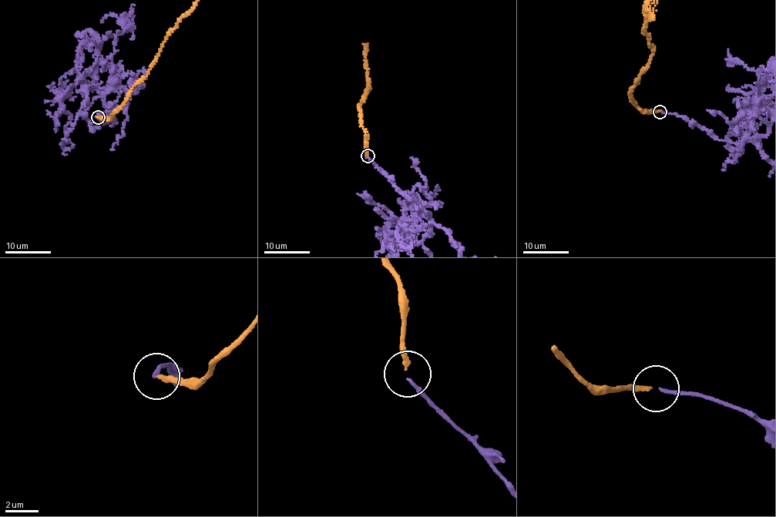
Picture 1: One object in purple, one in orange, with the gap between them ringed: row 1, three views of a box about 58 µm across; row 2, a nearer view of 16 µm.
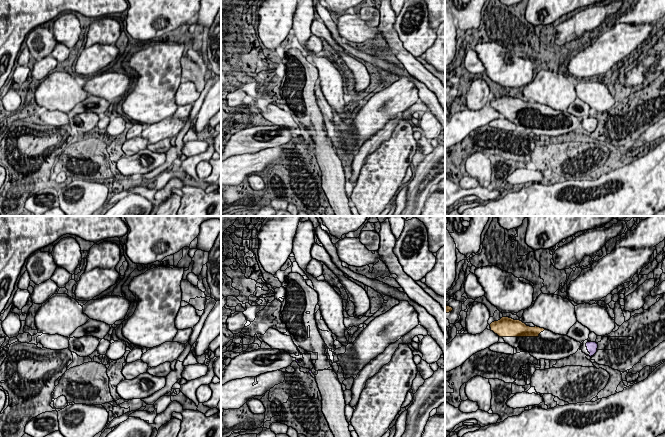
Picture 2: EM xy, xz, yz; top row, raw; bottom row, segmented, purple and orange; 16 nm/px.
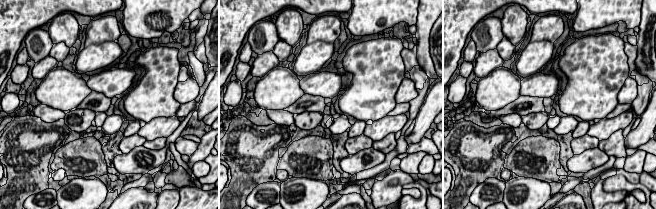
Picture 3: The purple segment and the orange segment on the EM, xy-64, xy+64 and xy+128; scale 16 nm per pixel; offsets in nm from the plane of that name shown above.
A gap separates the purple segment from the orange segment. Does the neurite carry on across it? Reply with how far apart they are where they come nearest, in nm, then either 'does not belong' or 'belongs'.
700 nm | does not belong

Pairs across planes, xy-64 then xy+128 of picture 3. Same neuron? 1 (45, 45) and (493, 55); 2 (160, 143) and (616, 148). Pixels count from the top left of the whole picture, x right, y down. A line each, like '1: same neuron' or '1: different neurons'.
1: different neurons
2: same neuron

